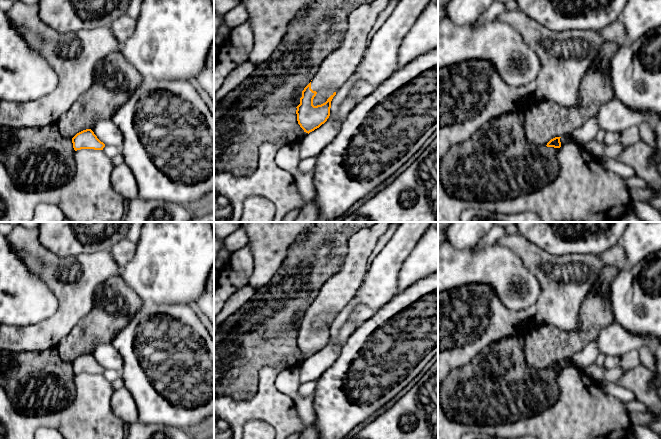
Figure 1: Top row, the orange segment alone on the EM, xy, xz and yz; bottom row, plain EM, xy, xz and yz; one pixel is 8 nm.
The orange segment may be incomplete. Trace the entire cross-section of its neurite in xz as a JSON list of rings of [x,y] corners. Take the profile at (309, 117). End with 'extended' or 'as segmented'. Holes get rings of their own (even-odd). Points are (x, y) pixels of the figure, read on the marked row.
[[[374,0],[359,6],[349,15],[341,45],[324,59],[312,81],[302,91],[296,114],[304,132],[309,134],[329,118],[333,97],[359,66],[367,49],[368,34],[389,2]],[[324,89],[331,89],[334,93],[325,103],[314,106],[314,97]]]; extended

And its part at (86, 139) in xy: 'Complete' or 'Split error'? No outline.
Complete

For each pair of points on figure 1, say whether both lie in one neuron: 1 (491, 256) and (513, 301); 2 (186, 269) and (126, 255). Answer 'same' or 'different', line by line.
1: same
2: different

